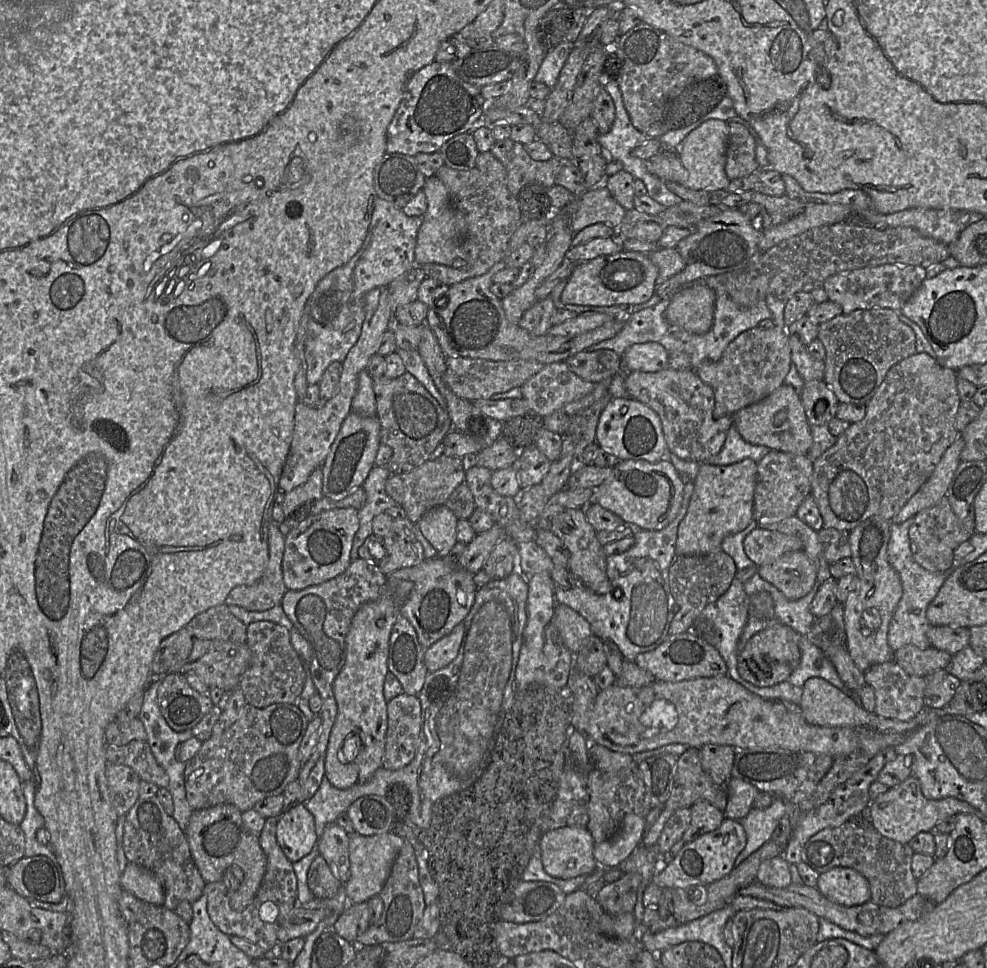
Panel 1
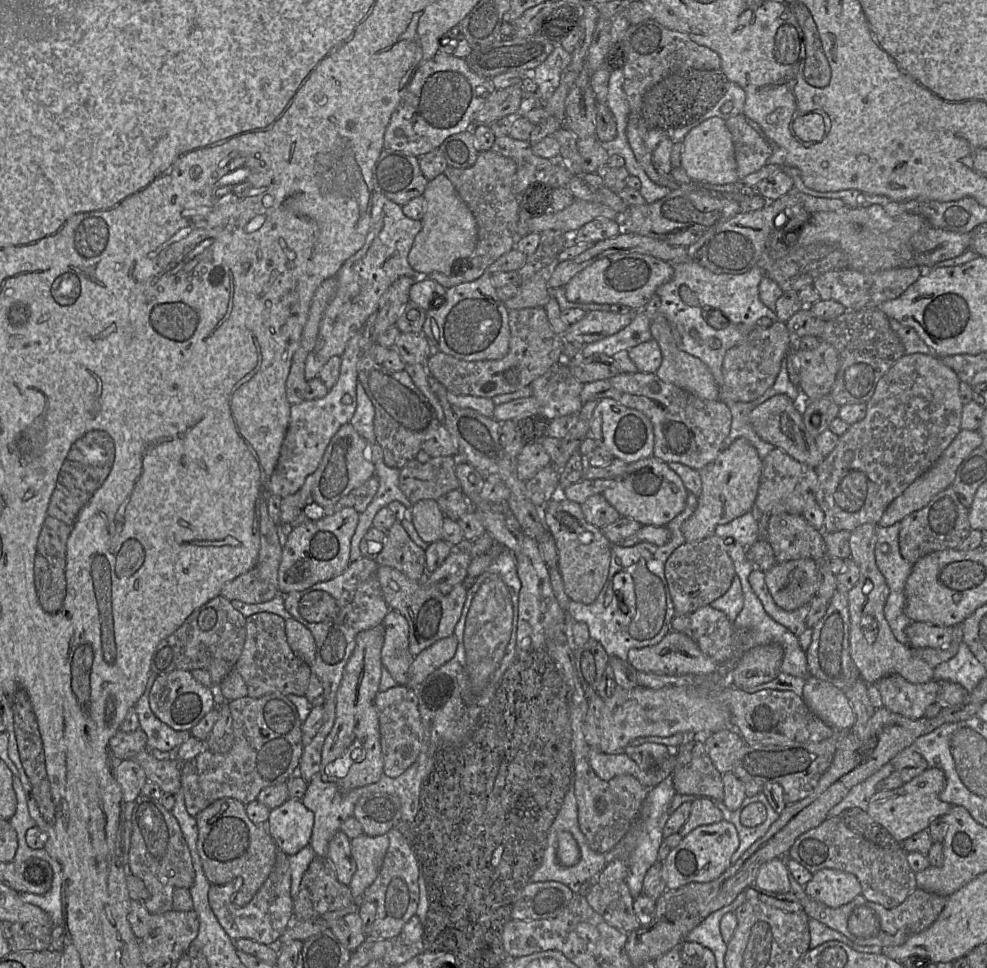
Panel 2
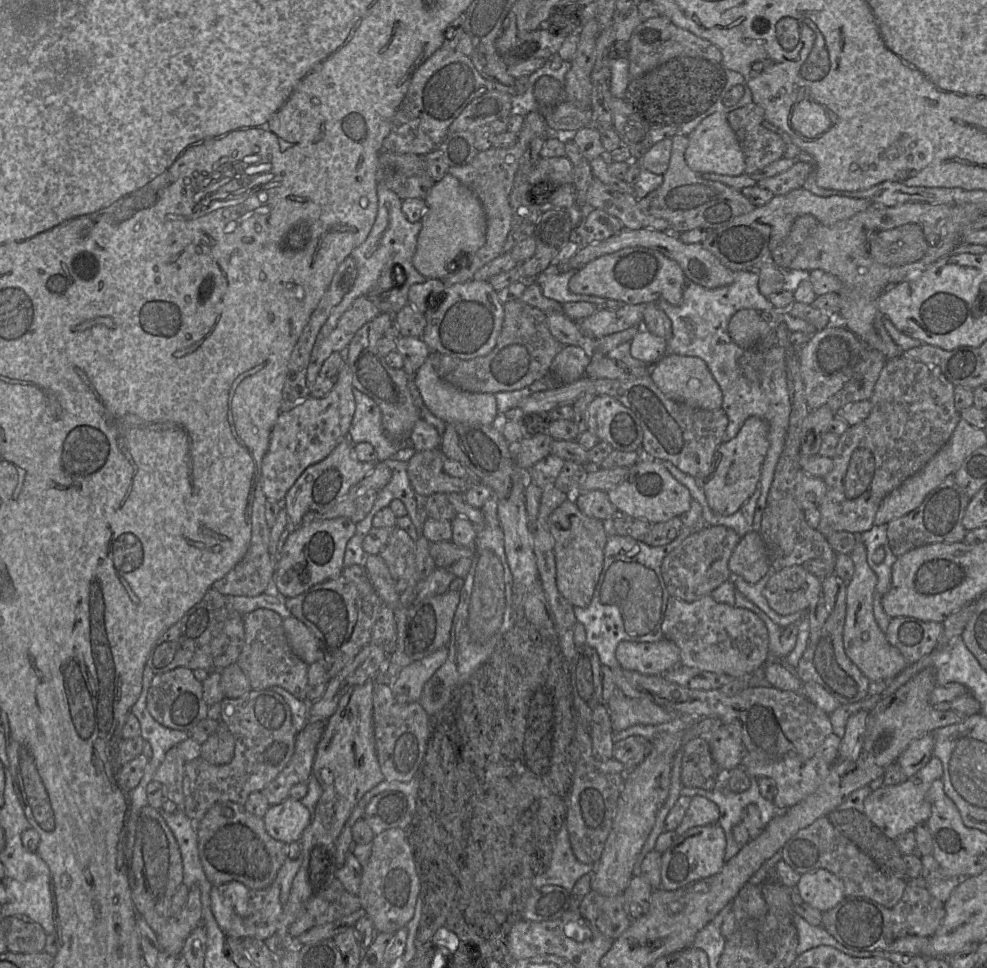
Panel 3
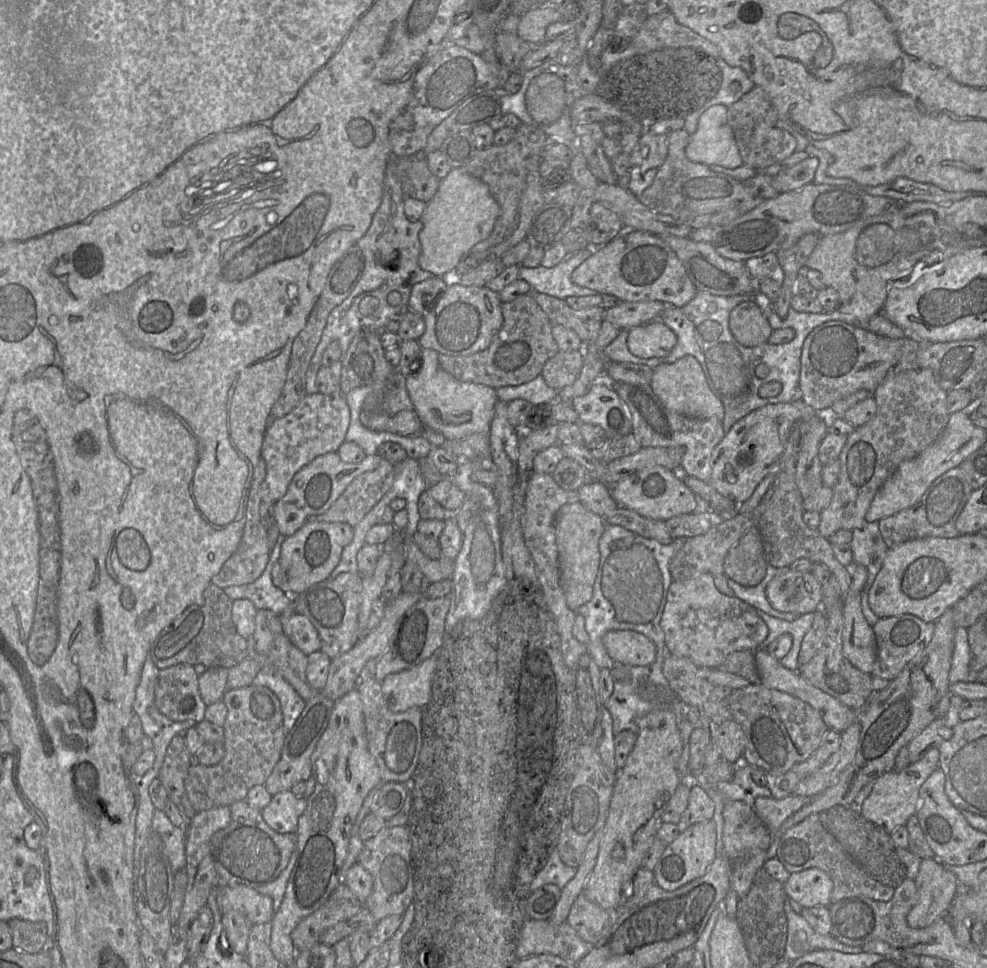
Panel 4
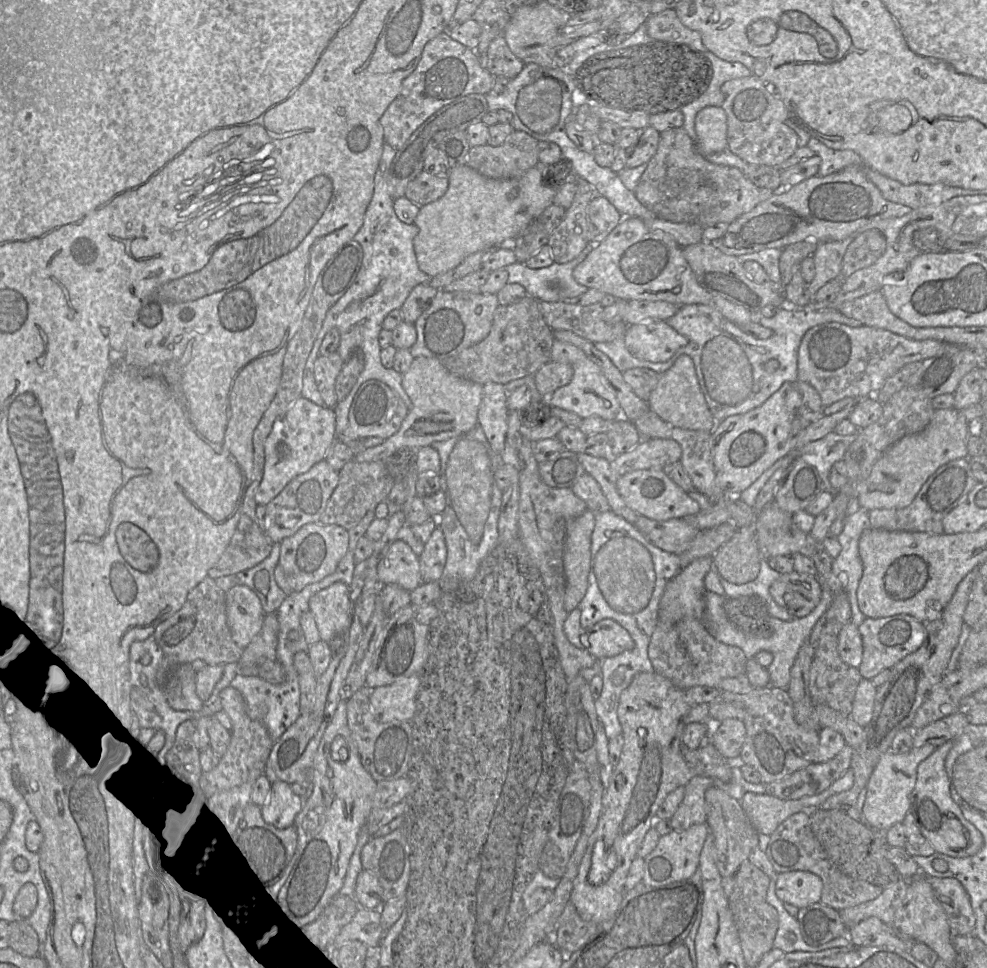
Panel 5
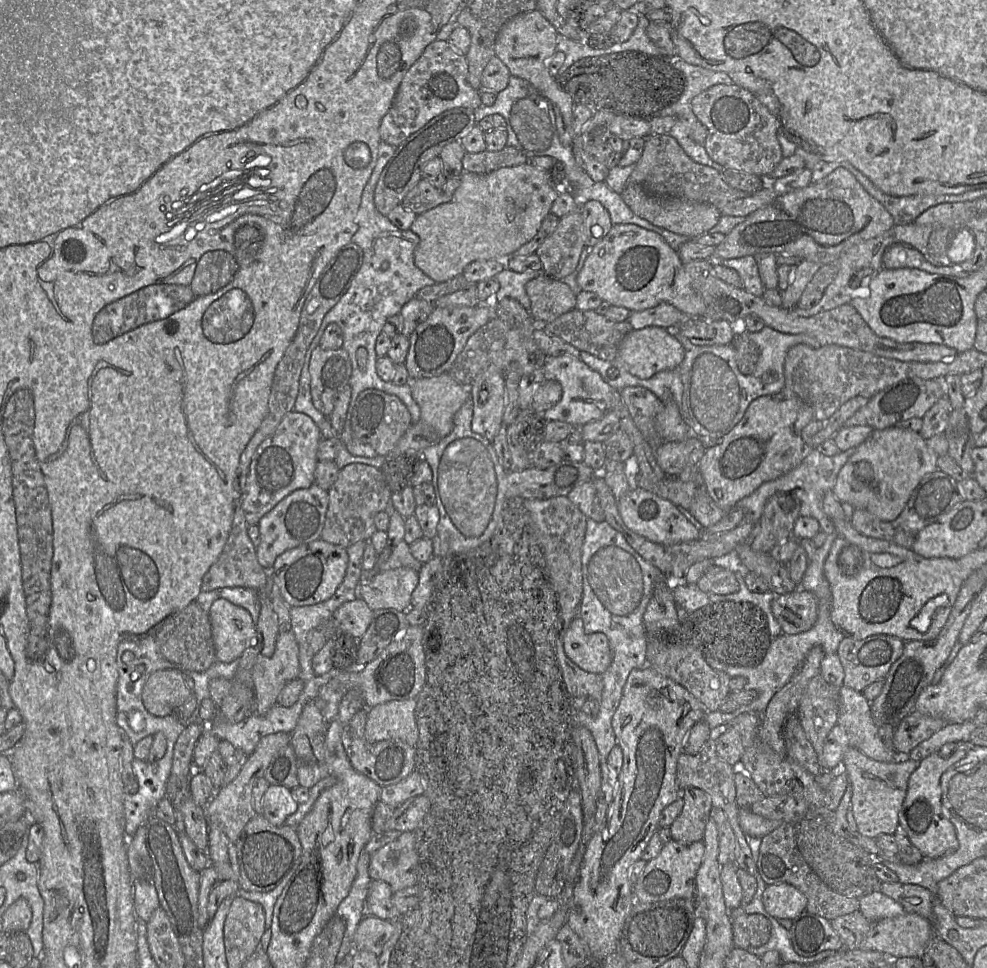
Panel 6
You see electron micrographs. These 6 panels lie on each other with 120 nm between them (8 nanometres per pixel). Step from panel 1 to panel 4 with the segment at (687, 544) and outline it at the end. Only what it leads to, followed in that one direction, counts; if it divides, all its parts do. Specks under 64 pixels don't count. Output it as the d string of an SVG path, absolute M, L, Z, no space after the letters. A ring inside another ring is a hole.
M801 398L765 405L748 413L731 427L713 449L709 484L738 505L746 501L769 473L777 473L793 423L809 420L816 413L817 411Z

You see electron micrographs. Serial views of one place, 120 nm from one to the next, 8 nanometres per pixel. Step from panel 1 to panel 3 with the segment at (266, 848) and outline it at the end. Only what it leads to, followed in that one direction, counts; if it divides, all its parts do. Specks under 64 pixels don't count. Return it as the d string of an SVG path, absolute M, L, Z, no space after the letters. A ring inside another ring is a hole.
M233 881L214 885L210 891L212 913L227 937L244 939L251 937L265 940L276 933L283 910L280 902L280 886L275 881L265 889L251 890L240 882Z

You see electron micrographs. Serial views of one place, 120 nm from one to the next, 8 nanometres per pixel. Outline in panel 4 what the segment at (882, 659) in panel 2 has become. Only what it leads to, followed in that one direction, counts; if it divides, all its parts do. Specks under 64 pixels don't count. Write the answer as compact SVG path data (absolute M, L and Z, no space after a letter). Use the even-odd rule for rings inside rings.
M854 562L849 568L851 585L843 605L843 654L853 666L871 675L877 658L877 644L861 606L868 573L866 567Z

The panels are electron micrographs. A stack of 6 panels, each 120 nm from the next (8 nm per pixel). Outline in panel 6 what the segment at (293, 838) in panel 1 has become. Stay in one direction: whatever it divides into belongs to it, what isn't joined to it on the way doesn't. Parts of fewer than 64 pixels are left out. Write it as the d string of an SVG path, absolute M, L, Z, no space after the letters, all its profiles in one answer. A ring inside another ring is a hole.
M271 785L262 798L261 815L274 826L283 826L285 819L298 809L292 790L284 786Z

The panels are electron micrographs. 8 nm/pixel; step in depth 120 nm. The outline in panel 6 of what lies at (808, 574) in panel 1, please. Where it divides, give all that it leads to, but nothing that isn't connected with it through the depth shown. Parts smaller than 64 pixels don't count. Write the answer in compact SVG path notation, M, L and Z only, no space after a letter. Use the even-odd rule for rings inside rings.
M797 587L794 591L776 595L772 612L782 632L798 634L809 630L817 620L817 600L810 591Z

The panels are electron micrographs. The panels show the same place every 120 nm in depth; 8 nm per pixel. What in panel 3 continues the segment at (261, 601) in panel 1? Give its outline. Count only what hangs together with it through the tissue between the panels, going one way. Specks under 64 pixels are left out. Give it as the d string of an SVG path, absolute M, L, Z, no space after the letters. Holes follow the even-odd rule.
M261 476L256 486L251 514L251 539L245 556L224 577L212 584L212 589L223 595L254 597L262 594L270 580L274 577L276 562L269 554L271 528L265 519L265 504L267 498L262 491Z

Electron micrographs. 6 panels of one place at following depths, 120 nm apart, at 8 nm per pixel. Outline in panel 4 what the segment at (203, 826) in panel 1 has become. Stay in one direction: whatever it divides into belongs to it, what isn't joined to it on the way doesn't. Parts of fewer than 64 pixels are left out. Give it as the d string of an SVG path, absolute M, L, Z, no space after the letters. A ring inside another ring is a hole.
M243 801L230 805L231 821L213 834L210 852L218 874L218 886L245 885L258 888L274 881L285 869L295 850L295 834L281 834L271 829L259 810Z

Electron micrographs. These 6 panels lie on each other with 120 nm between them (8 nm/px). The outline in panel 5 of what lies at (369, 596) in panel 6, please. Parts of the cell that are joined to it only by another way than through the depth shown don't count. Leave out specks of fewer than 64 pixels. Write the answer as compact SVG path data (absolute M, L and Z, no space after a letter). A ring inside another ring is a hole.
M401 540L392 543L386 556L378 563L377 573L378 578L385 585L397 585L410 592L424 583L420 573L419 556L407 543Z

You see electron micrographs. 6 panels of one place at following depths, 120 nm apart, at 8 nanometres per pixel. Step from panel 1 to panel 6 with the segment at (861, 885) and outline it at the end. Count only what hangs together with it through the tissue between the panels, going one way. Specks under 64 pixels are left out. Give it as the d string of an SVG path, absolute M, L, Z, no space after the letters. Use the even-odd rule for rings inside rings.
M787 883L767 886L762 901L767 913L776 919L794 920L807 911L806 896Z

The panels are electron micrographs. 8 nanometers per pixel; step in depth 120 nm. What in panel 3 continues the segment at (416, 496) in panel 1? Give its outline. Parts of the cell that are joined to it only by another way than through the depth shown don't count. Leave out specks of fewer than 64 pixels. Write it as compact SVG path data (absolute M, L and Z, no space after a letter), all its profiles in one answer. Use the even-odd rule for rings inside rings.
M440 449L415 452L407 461L407 474L416 494L429 497L436 493L464 494L476 484L473 478L449 476L443 468L446 457Z

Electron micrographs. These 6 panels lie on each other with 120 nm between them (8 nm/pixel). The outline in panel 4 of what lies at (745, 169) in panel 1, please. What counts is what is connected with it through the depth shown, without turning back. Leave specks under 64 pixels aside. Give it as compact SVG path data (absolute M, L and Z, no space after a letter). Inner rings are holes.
M754 86L730 105L727 113L743 163L753 169L767 168L783 161L796 151L795 137L787 130L776 126L779 120L777 110L761 87Z

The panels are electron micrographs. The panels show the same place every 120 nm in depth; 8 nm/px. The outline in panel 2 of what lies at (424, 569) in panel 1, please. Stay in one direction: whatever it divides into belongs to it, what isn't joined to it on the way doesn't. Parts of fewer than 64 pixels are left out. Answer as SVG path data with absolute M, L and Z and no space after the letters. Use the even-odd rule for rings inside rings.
M379 566L377 576L389 608L401 613L409 624L409 650L414 657L439 640L454 634L467 598L468 589L462 583L455 585L448 594L442 594L433 585L410 580L389 566Z

